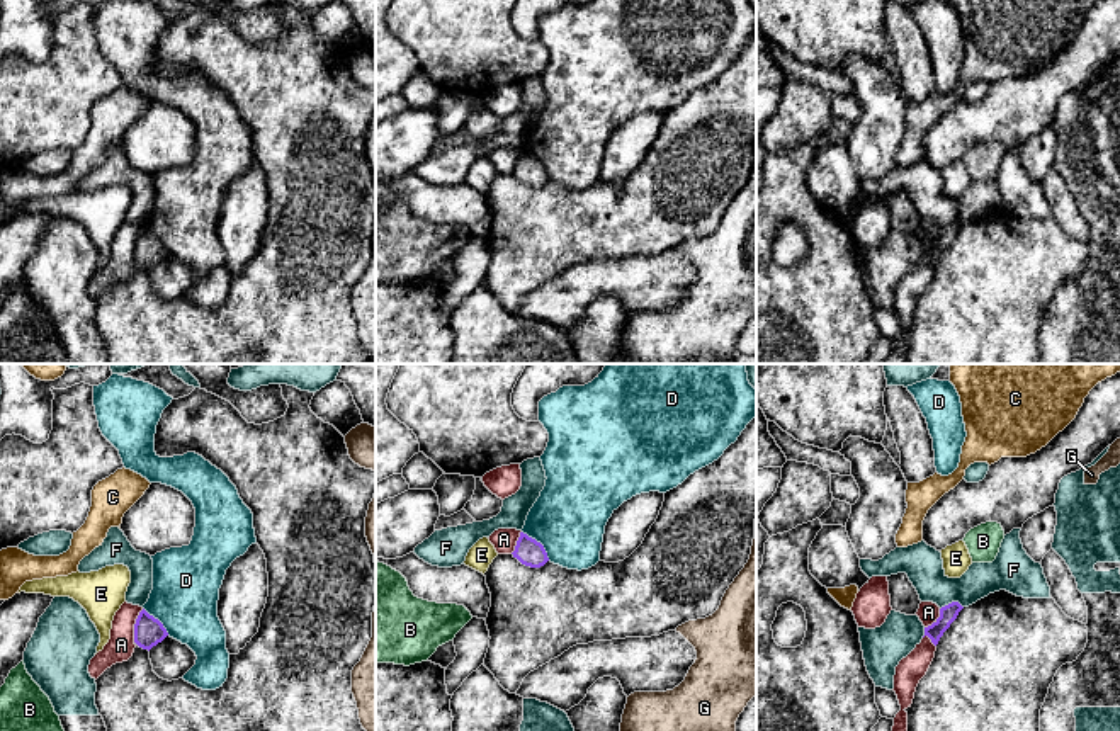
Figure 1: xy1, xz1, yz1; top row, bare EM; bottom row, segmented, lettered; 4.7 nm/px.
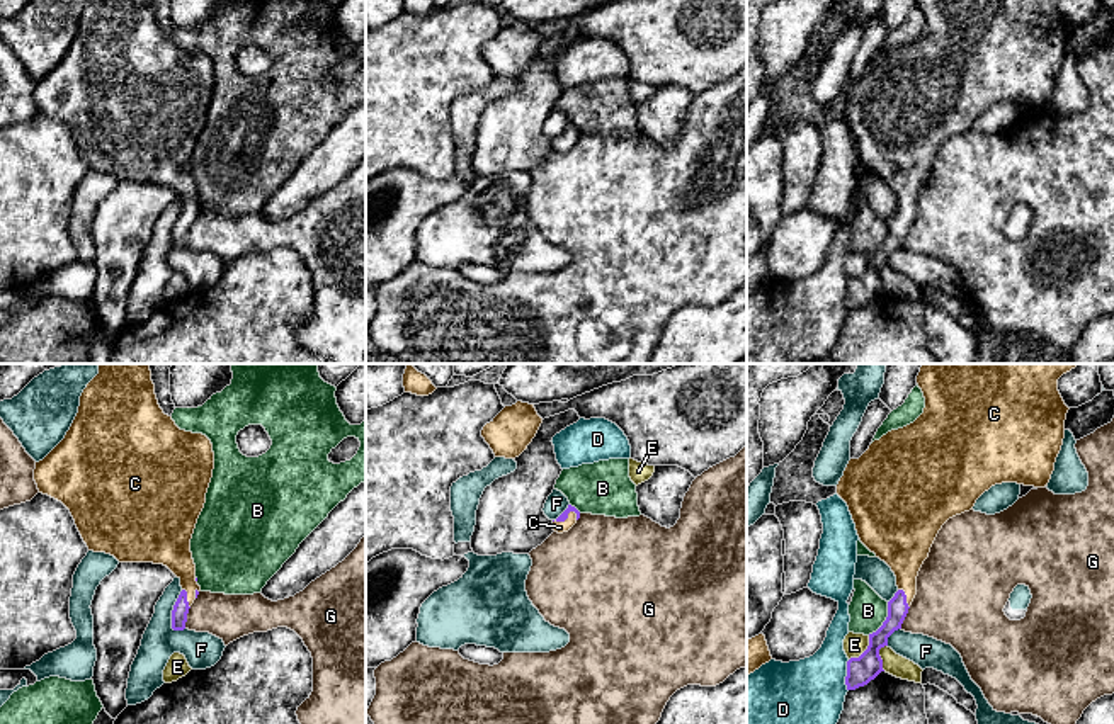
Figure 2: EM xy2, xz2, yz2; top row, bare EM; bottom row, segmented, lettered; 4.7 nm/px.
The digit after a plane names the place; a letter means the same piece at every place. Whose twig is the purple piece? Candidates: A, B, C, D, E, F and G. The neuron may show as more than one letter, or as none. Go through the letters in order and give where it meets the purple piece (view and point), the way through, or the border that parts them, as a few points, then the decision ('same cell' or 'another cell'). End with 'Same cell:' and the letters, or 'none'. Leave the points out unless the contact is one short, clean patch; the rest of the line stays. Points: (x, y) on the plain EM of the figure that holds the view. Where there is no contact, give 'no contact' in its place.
A: xy1 (135, 245) | along xy1 (143, 228), (135, 243), (133, 260) | another cell
B: yz2 (885, 240) | another cell
C: xz2 (565, 138) | across xz2 (563, 135), (565, 138), (560, 147) | same cell
D: xz1 (539, 162) | another cell
E: yz2 (864, 271) | along yz2 (869, 255), (869, 264), (849, 279) | another cell
F: xy2 (172, 230) | another cell
G: xy2 (186, 237) | along xy2 (191, 226), (184, 247) | another cell
Same cell: C

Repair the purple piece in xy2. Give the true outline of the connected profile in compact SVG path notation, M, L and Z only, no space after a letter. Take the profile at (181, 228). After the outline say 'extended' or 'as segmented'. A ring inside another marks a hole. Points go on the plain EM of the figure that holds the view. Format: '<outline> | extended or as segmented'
M90 0L80 15L78 32L65 58L36 82L34 100L39 112L61 121L70 129L88 170L111 173L119 182L167 185L182 206L172 229L172 248L184 250L189 228L201 211L190 158L206 122L213 88L211 59L202 53L180 49L172 36L163 32L153 0Z | extended

